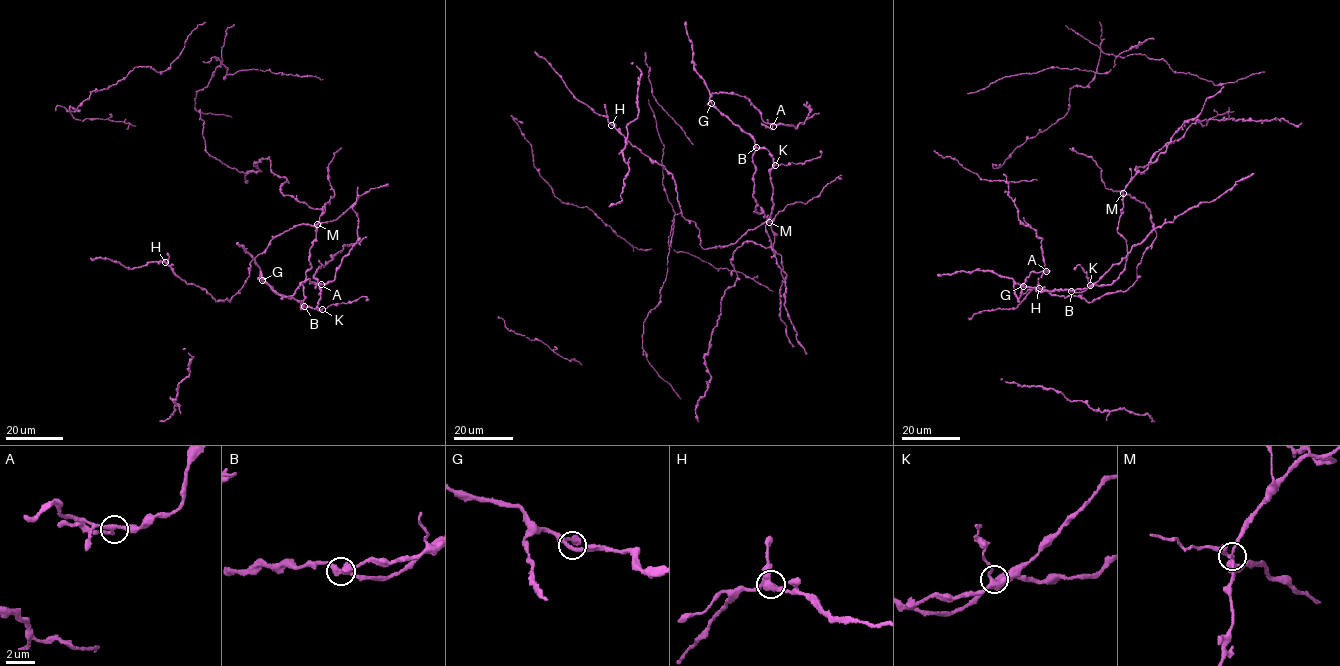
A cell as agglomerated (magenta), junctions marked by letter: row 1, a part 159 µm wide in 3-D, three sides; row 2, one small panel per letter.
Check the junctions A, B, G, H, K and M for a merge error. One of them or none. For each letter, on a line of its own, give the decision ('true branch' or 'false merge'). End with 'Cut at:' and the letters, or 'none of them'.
A: true branch
B: true branch
G: true branch
H: true branch
K: true branch
M: false merge
Cut at: M

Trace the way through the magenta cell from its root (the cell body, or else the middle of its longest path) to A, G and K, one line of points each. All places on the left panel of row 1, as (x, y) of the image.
A: (285, 181), (282, 193), (322, 208), (303, 308), (260, 278), (284, 297), (307, 279), (321, 284)
G: (285, 181), (282, 193), (322, 208), (303, 308), (262, 280)
K: (285, 181), (282, 193), (312, 209), (322, 208), (300, 308), (322, 309)

